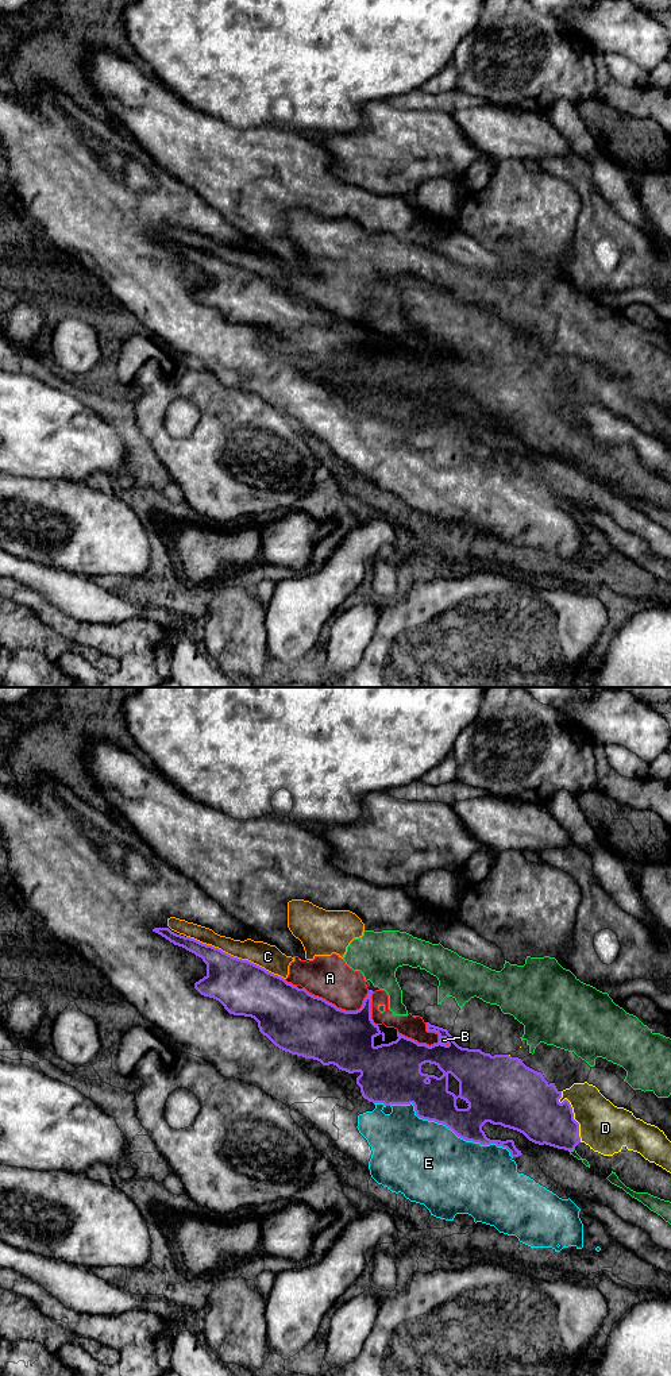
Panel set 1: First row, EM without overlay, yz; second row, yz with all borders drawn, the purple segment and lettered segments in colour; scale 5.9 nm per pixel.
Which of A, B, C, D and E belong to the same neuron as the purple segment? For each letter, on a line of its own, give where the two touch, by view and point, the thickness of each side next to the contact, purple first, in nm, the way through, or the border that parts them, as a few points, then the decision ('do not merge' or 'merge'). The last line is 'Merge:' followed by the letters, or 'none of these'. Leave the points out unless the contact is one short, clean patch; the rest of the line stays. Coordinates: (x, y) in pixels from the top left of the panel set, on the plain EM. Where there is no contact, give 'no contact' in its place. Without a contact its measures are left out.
A: yz (357, 319) | 340/260 nm | do not merge
B: yz (442, 347) | 220/20 nm | do not merge
C: yz (235, 266) | 320/150 nm | do not merge
D: yz (573, 421) | 320/300 nm | do not merge
E: yz (450, 436) | 240/480 nm | do not merge
Merge: none of these

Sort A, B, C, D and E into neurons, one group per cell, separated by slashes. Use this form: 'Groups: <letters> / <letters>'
Groups: A B C / D / E

